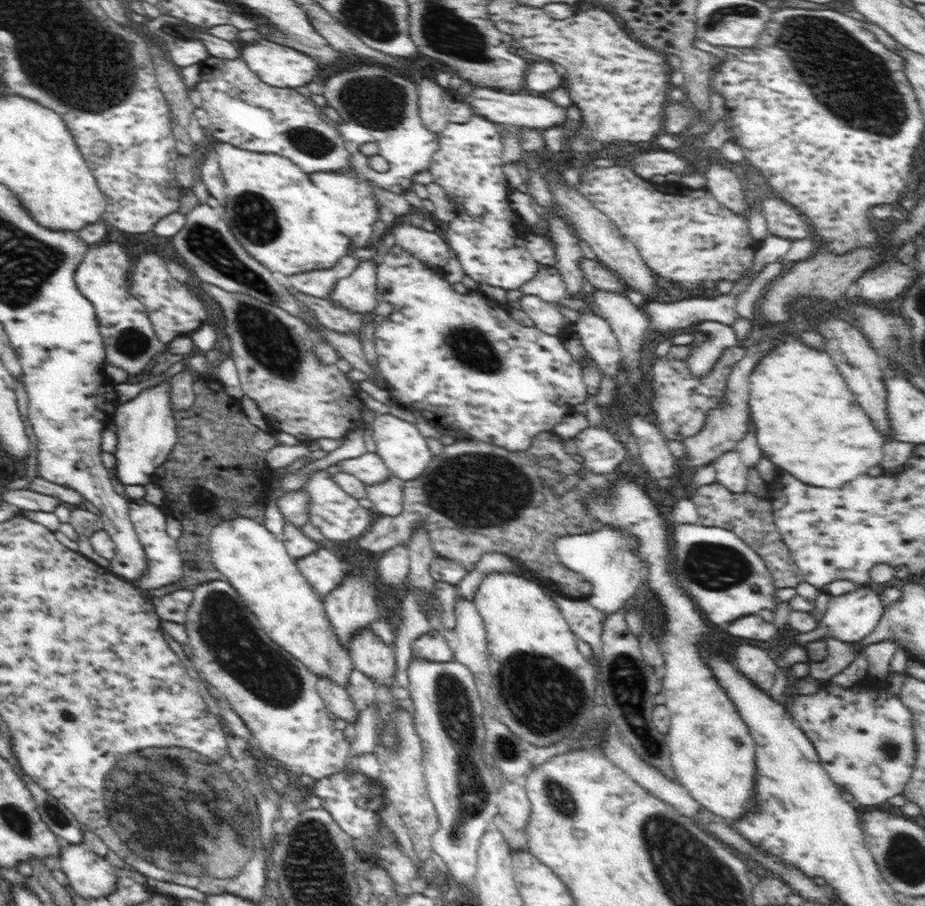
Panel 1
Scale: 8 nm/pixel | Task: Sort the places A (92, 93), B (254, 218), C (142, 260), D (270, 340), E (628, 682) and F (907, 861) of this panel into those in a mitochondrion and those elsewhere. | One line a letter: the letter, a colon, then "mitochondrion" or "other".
A: mitochondrion
B: mitochondrion
C: other
D: mitochondrion
E: mitochondrion
F: mitochondrion

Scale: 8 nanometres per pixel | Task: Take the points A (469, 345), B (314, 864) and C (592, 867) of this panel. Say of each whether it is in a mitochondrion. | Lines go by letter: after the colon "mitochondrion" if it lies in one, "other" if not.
A: mitochondrion
B: mitochondrion
C: other

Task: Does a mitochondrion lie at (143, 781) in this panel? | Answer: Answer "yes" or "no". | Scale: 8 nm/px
yes

